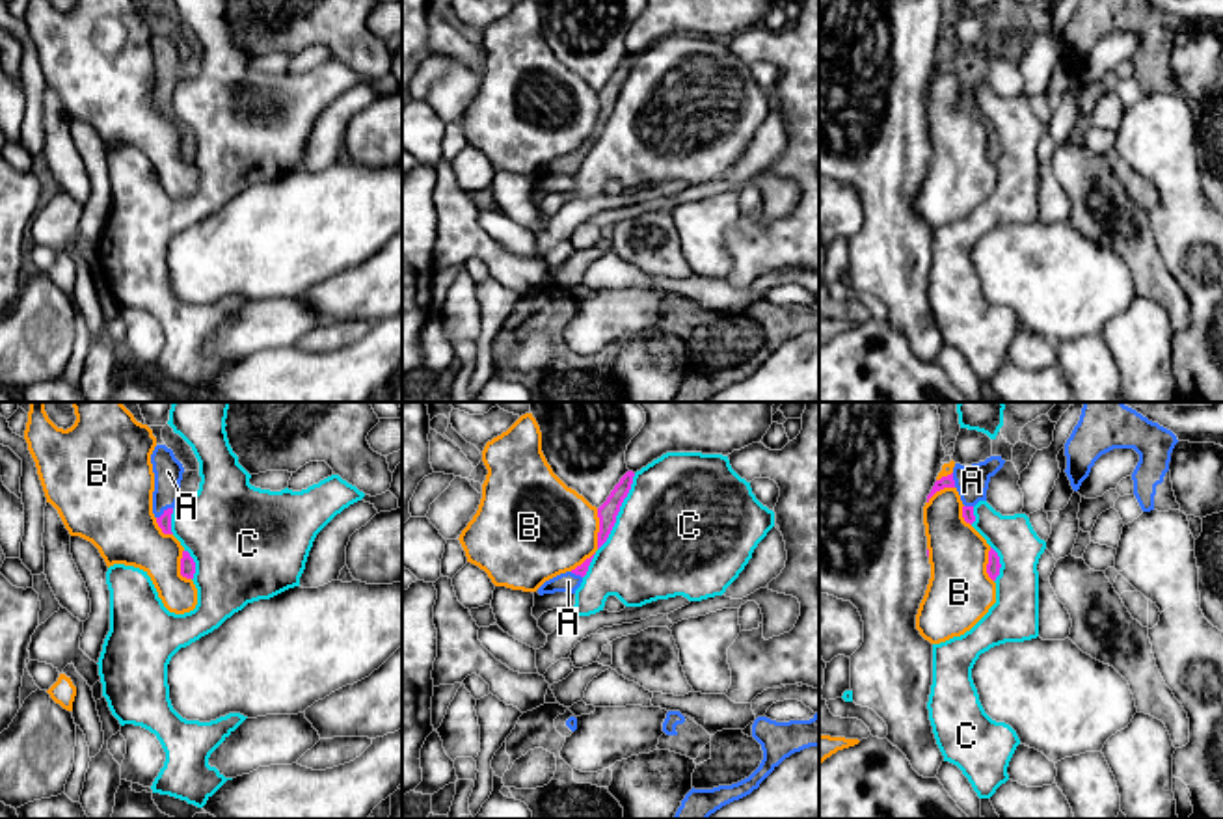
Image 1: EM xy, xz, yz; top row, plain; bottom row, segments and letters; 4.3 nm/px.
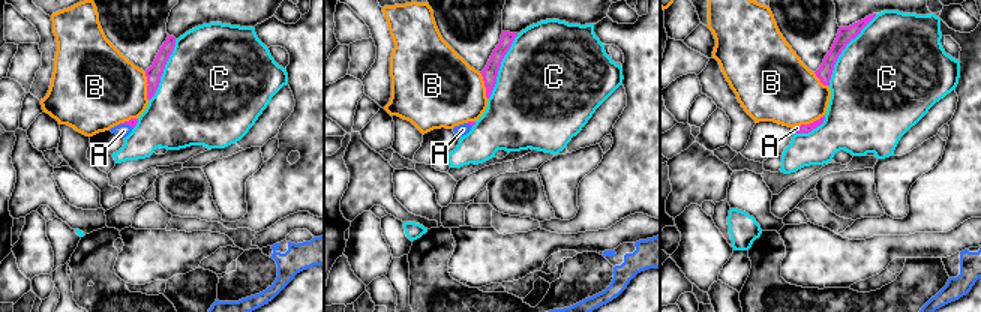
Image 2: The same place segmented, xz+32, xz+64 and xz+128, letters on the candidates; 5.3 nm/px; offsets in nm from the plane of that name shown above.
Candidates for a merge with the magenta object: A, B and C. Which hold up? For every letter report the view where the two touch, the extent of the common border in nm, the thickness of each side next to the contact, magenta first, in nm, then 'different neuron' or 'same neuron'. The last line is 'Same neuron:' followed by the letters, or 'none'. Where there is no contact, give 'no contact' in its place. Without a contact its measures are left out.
A: xy | 90 nm | 60/130 nm | same neuron
B: xz | 180 nm | 90/420 nm | different neuron
C: xz | 380 nm | 90/500 nm | different neuron
Same neuron: A

